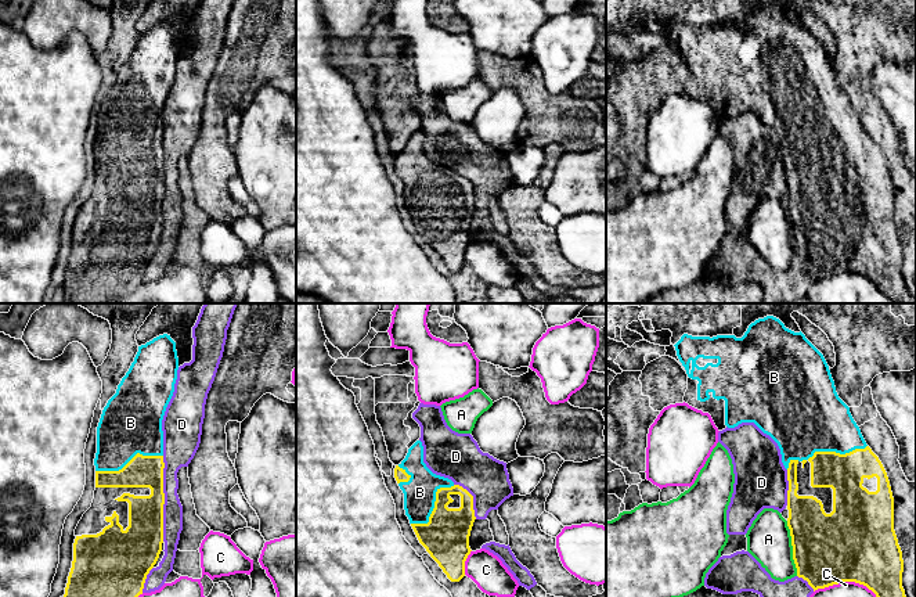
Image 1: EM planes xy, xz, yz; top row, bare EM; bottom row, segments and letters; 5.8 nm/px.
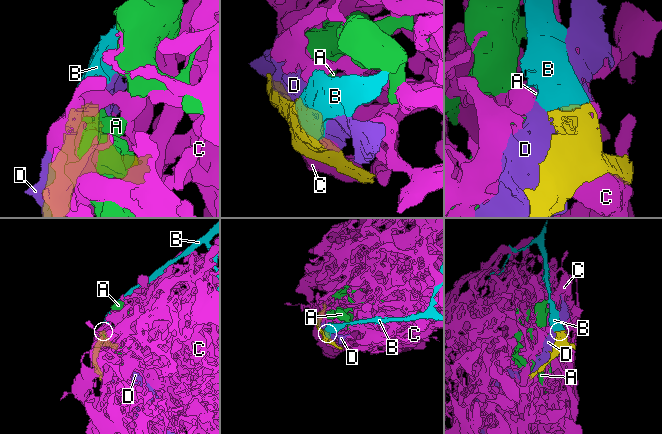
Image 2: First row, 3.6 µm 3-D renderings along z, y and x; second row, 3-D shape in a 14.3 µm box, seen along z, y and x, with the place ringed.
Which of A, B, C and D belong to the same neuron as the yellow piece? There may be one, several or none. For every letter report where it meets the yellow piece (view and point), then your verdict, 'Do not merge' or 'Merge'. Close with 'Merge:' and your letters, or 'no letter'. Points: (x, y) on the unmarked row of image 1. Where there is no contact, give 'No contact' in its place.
A: Touches yellow at yz (793, 238). Do not merge
B: Touches yellow at xy (130, 150). Merge
C: Touches yellow at yz (855, 272). Do not merge
D: Touches yellow at xy (163, 189). Do not merge
Merge: B

